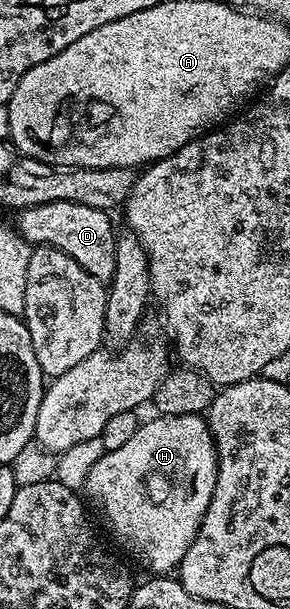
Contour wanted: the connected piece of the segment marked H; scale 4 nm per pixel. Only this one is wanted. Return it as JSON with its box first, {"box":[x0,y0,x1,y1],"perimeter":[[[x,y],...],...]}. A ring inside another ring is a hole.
{"box":[83,415,217,573],"perimeter":[[[156,415],[149,423],[141,422],[126,445],[105,451],[98,465],[90,469],[83,494],[91,510],[96,510],[104,518],[113,537],[124,543],[125,549],[148,573],[172,573],[179,568],[182,557],[186,557],[186,549],[190,549],[198,533],[202,517],[210,505],[210,497],[214,497],[217,477],[216,443],[207,418],[204,415]]]}

